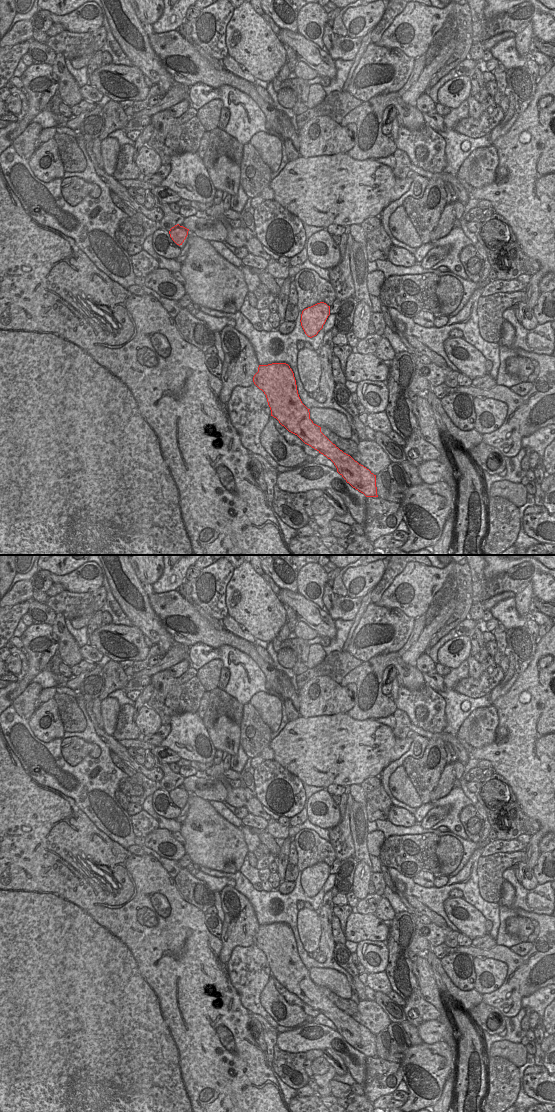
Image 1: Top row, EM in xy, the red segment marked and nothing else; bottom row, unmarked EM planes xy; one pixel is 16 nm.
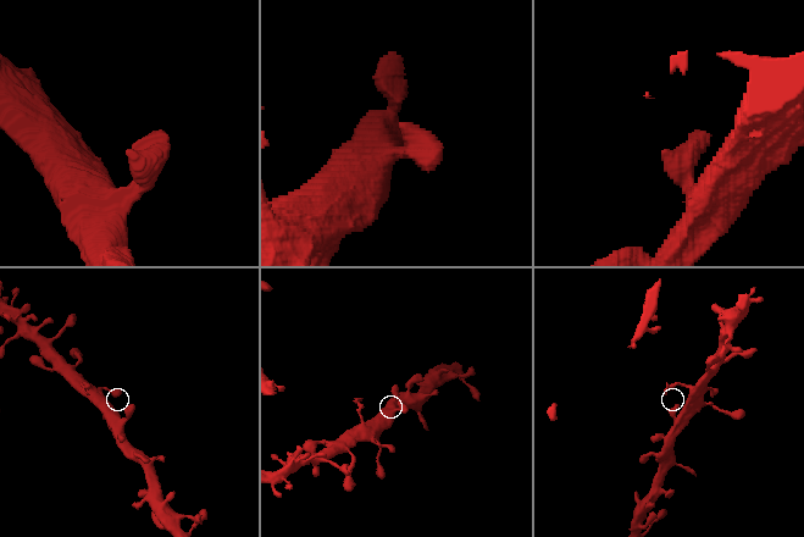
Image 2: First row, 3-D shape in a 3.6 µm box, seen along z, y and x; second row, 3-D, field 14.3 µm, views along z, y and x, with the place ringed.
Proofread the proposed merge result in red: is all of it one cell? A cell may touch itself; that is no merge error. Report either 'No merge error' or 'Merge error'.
Merge error

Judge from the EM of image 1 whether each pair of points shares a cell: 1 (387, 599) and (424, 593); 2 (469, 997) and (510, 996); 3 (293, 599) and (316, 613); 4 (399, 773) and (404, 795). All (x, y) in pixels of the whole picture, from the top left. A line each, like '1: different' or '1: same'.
1: same
2: different
3: same
4: same

